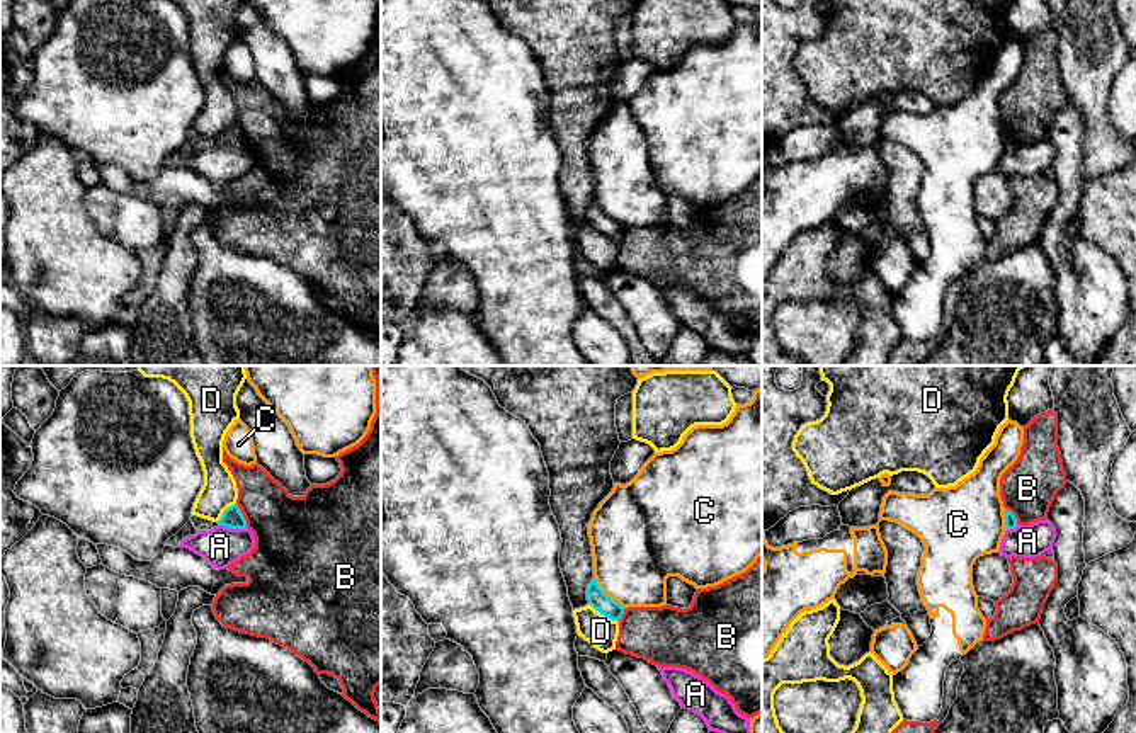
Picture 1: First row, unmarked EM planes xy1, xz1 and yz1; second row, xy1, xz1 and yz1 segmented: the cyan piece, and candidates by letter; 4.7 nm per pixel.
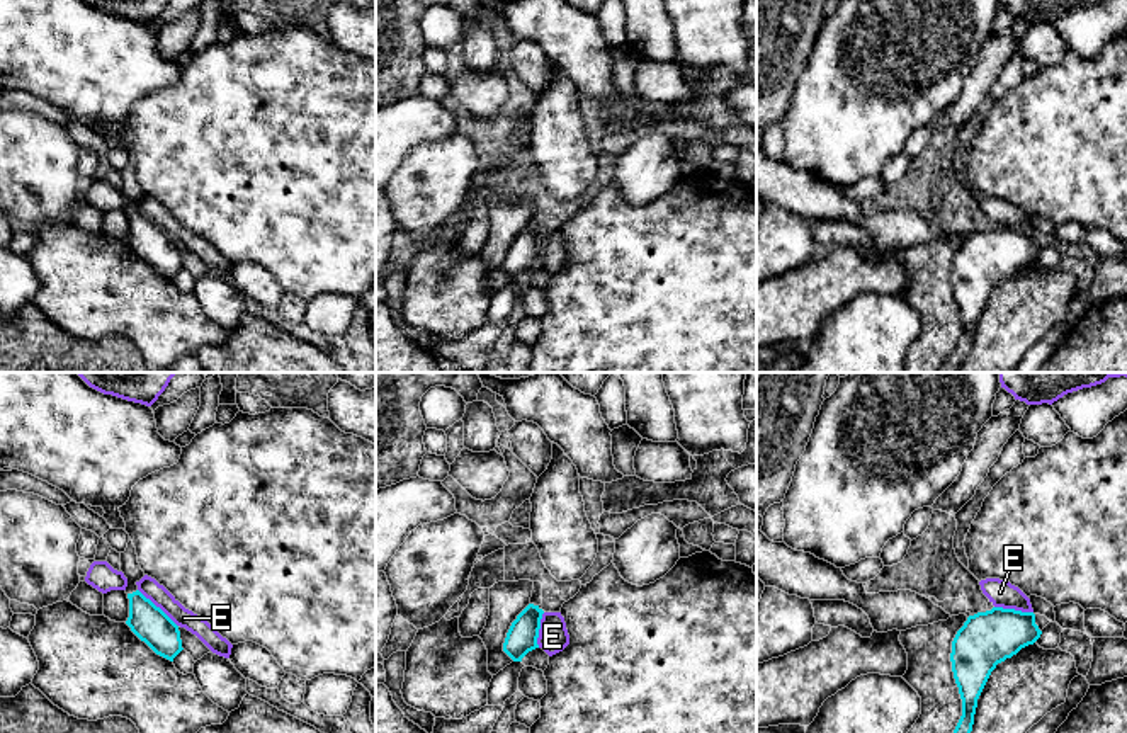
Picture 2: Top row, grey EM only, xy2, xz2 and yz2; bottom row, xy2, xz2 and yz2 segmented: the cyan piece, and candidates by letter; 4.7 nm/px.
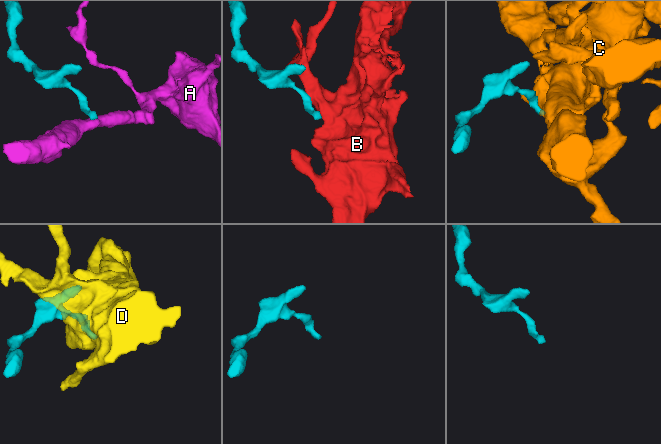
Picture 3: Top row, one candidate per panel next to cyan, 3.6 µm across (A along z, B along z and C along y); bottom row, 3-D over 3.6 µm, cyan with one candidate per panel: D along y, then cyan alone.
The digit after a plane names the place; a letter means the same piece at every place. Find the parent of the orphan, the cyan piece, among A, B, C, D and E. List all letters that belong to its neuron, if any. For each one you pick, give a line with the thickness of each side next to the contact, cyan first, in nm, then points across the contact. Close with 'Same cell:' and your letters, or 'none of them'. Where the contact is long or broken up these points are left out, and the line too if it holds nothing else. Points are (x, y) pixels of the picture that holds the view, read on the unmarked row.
Same cell: none of them

